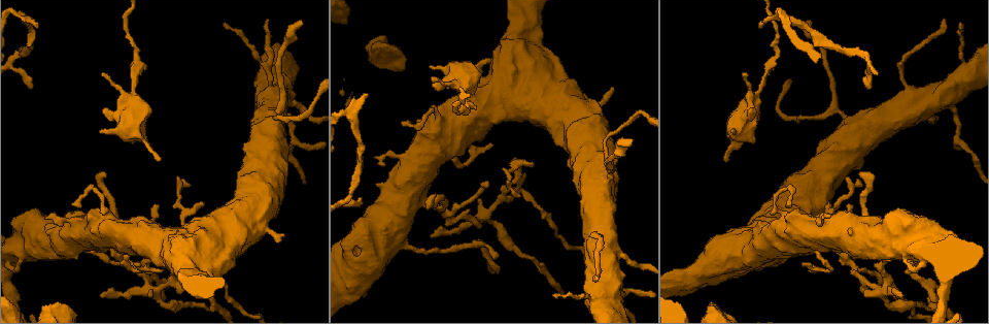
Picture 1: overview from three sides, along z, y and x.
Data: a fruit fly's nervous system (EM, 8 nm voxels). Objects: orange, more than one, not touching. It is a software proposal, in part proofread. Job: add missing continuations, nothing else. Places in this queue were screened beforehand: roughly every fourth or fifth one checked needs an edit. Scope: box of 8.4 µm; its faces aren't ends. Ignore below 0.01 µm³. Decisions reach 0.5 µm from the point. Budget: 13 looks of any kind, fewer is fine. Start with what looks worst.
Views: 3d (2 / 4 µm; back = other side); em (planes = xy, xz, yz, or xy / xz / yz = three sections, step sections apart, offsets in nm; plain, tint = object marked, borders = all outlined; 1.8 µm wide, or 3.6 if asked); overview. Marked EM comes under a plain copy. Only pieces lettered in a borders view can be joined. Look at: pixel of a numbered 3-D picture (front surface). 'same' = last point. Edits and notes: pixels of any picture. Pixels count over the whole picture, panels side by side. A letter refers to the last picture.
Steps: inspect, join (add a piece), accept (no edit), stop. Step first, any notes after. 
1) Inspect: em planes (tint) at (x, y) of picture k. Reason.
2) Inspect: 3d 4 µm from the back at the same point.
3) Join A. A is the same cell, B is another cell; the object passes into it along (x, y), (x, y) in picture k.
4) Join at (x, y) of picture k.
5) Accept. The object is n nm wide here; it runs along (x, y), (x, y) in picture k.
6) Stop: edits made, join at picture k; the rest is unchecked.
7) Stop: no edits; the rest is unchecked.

Inspect: em planes (borders) at (489, 60) of picture 1. Tapers out.

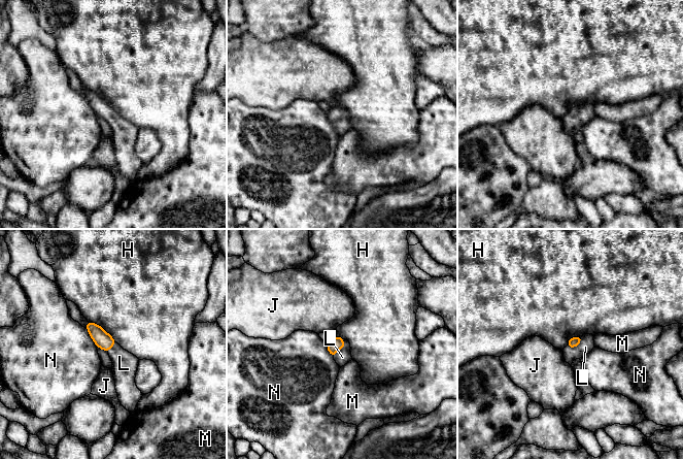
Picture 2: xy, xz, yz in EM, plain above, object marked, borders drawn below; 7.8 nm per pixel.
Join L. L is the same cell, H, J, M and N are other cells; the object passes into it along (335, 343), (340, 349), (342, 357) in picture 2; the neuron continues.

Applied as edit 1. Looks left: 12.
Inspect: em xy step 4 (tint) at (760, 26) of picture 1.

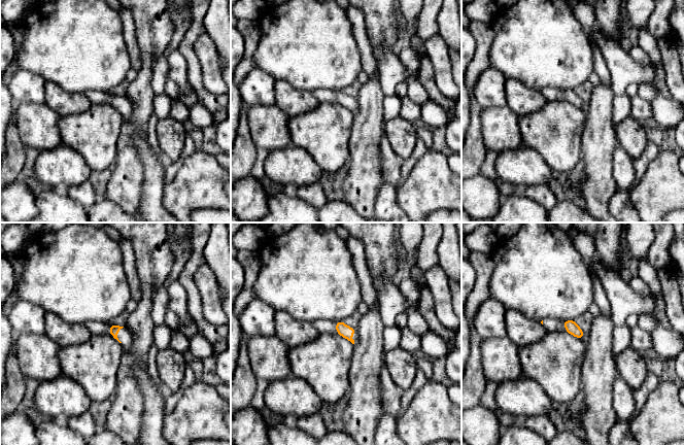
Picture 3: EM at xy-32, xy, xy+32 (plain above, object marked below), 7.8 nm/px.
Inspect: em planes (borders) at the same point.

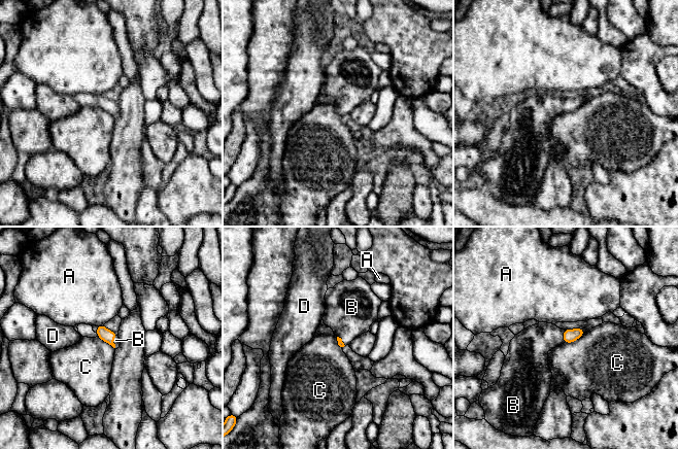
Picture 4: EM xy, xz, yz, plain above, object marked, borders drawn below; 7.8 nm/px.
Join B. B is the same cell, A, C and D are other cells; the neuron continues.

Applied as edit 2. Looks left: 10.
Inspect: overview.

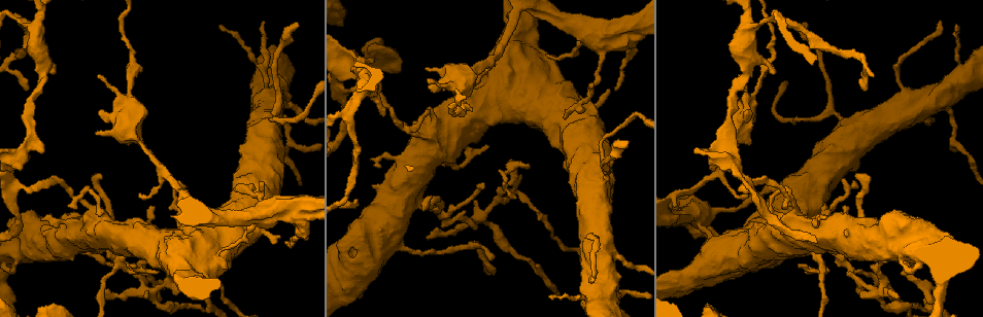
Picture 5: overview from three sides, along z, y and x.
Inspect: em planes (borders) at (824, 217) of picture 5. Tapers out.

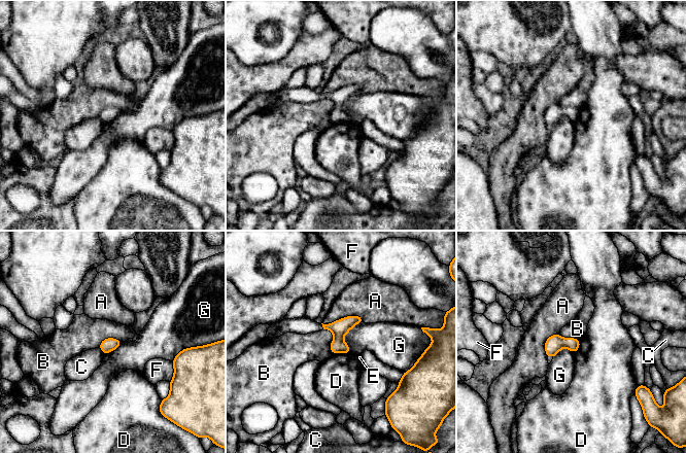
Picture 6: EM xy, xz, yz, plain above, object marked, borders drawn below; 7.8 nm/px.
Accept. A, B, C, D, E, F and G are other cells; no lettered piece goes on from it.

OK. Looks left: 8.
Inspect: em planes (borders) at (427, 239) of picture 5. An open end.

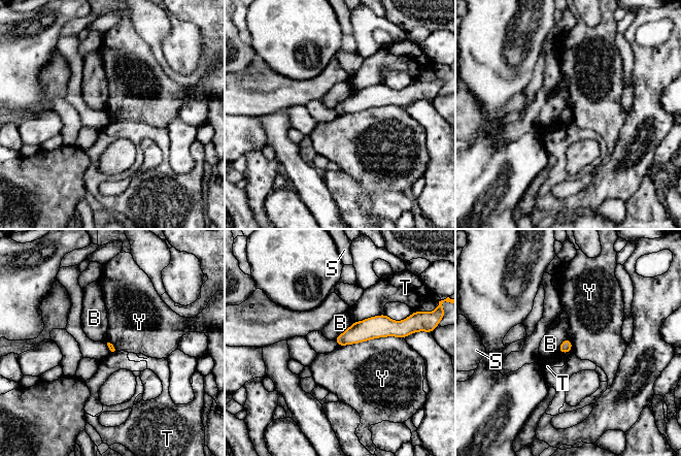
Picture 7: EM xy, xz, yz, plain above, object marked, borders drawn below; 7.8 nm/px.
Accept. B, S, T and Y are other cells; a border runs along (402, 336), (376, 336), (339, 346) in picture 7; none of them fits.

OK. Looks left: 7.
Inspect: em xz step 8 (borders) at (26, 147) of picture 5. Thick turns thin.

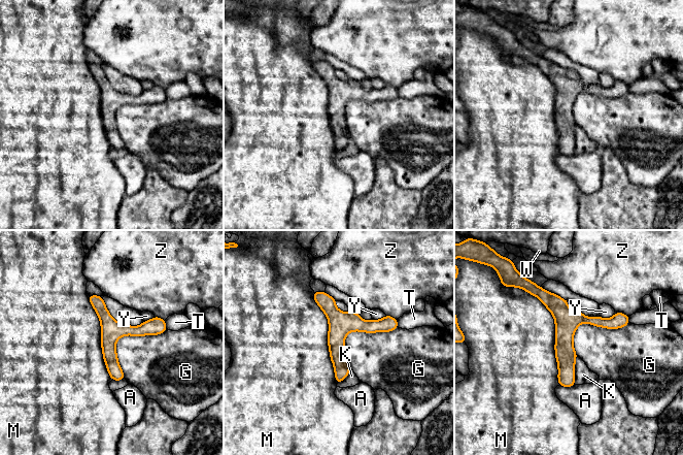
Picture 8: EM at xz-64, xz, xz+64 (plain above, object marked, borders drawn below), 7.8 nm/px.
Accept. The object is 160 nm wide here; A, G, K, M, T, W, Y and Z are other cells; a border runs along (166, 329), (117, 339), (124, 378) in picture 8; none of them fits.

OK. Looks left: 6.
Stop: edits made, join at picture 2, join at picture 4; the rest is unchecked.

